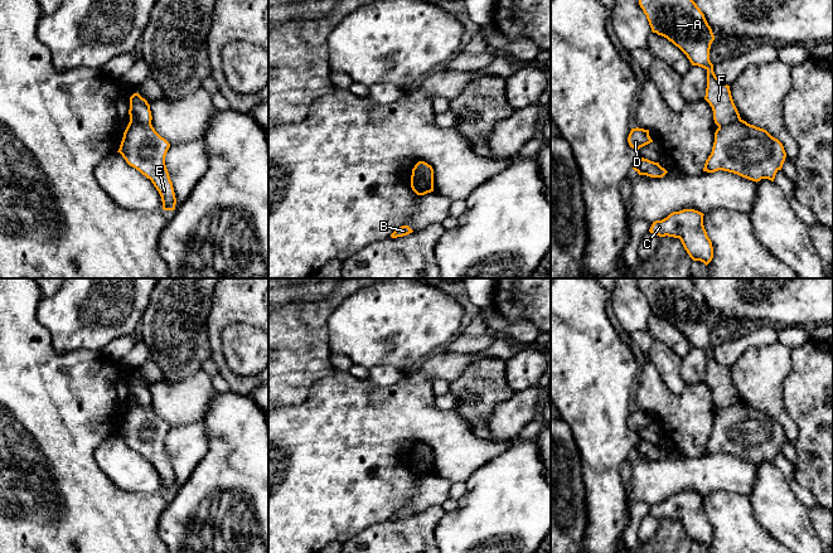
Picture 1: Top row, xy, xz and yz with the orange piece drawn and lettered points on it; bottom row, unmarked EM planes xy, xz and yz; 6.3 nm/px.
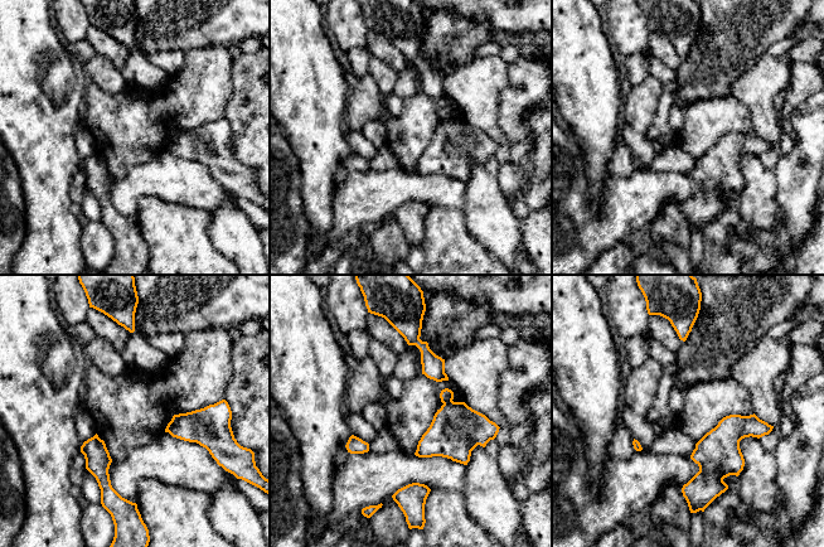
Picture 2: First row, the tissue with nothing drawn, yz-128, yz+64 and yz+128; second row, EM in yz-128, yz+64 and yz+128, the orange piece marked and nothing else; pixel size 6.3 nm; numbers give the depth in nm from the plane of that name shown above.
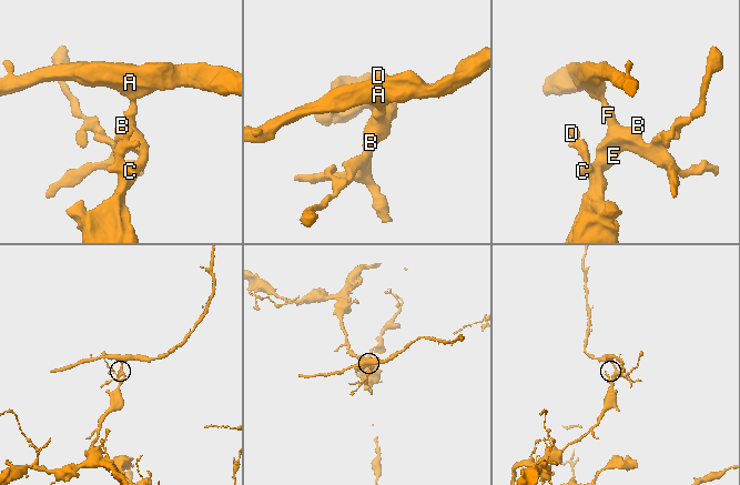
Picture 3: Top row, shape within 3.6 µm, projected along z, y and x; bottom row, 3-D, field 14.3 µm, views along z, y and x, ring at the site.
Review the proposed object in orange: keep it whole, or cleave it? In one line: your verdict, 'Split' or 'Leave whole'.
Split

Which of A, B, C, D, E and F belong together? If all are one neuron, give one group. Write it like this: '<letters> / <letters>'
A F / B C D E

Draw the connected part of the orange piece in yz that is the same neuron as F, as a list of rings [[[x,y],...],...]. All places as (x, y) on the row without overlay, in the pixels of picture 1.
[[[639,278],[653,315],[667,320],[678,329],[692,348],[707,353],[707,370],[704,382],[713,393],[713,402],[718,409],[741,402],[733,385],[730,368],[721,364],[709,343],[711,326],[715,322],[704,296],[691,278]]]

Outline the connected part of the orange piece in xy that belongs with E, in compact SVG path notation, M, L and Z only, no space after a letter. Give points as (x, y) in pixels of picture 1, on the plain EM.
M129 404L117 435L126 445L151 462L159 474L164 493L174 493L176 480L170 462L165 438L170 426L151 406Z

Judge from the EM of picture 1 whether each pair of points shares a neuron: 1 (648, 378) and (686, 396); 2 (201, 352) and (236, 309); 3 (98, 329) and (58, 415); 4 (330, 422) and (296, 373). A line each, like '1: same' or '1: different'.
1: same
2: different
3: different
4: different

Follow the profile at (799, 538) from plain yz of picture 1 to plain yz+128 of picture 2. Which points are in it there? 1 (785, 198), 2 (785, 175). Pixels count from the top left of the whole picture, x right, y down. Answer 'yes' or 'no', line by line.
1: no
2: no

